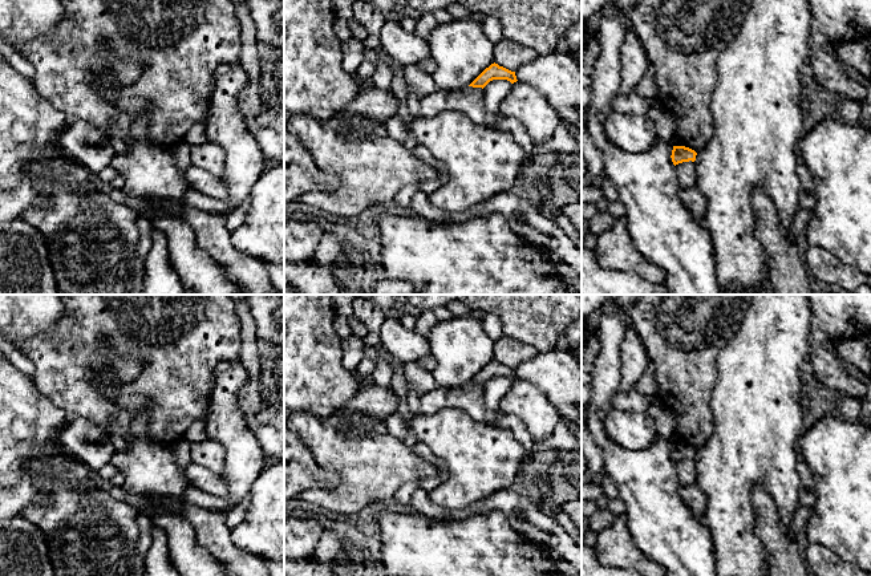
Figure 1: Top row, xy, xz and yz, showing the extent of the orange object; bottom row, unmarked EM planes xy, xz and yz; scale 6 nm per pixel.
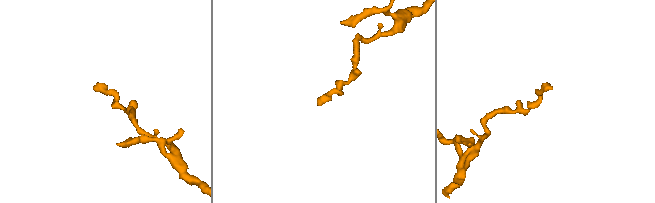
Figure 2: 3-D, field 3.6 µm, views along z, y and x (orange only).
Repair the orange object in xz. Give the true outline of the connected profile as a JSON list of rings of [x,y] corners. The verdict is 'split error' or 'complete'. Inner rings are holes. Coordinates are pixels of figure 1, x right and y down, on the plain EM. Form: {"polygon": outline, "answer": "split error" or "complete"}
{"polygon": [[[494,360],[486,365],[469,384],[483,386],[493,377],[507,377],[511,381],[518,378],[515,369],[511,369]]], "answer": "complete"}

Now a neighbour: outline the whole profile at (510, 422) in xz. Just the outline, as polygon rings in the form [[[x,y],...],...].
[[[499,410],[498,419],[494,426],[510,430],[524,447],[526,454],[531,455],[535,441],[528,433],[527,426],[518,417],[507,415]]]

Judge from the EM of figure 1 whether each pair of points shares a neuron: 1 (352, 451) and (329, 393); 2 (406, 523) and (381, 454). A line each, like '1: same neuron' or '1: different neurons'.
1: different neurons
2: different neurons

